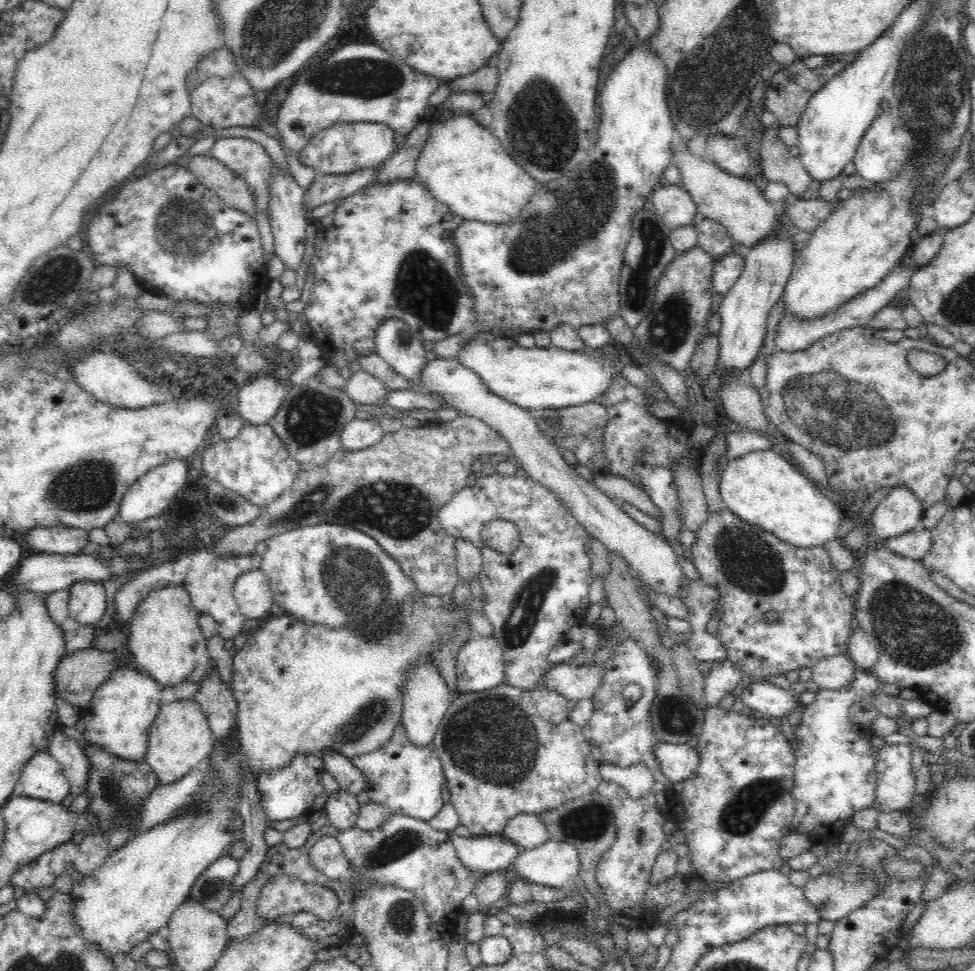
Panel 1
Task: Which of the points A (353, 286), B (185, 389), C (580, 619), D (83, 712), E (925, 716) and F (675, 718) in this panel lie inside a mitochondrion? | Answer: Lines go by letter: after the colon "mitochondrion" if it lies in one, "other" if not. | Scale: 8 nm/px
A: other
B: other
C: other
D: other
E: other
F: mitochondrion

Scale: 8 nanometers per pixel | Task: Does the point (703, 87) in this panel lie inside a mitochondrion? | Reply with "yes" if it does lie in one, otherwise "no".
yes

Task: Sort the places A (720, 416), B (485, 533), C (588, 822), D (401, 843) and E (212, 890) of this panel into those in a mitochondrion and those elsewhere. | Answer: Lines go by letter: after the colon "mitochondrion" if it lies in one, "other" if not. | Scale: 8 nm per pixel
A: other
B: other
C: mitochondrion
D: mitochondrion
E: mitochondrion

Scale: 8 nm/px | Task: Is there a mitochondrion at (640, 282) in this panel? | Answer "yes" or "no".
yes

